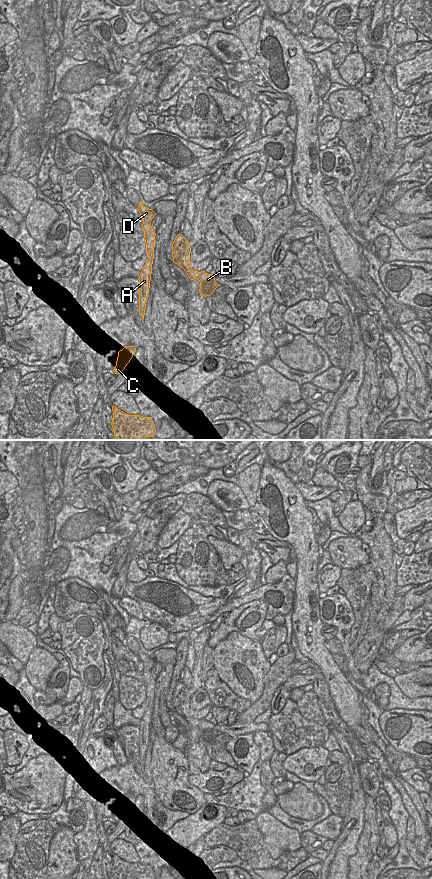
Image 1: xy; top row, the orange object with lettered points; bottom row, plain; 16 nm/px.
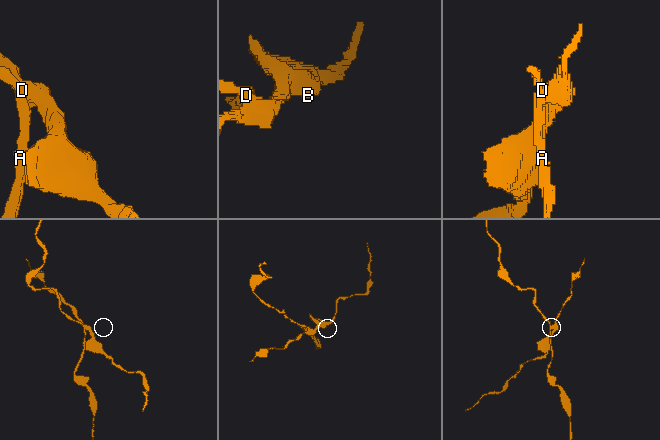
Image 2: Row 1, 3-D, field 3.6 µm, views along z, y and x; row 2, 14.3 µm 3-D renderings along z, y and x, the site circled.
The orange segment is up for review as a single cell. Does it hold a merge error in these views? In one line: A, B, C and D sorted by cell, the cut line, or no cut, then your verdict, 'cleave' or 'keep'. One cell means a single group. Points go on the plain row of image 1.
A C D / B; cut in xy along (152, 659), (155, 662); cleave

